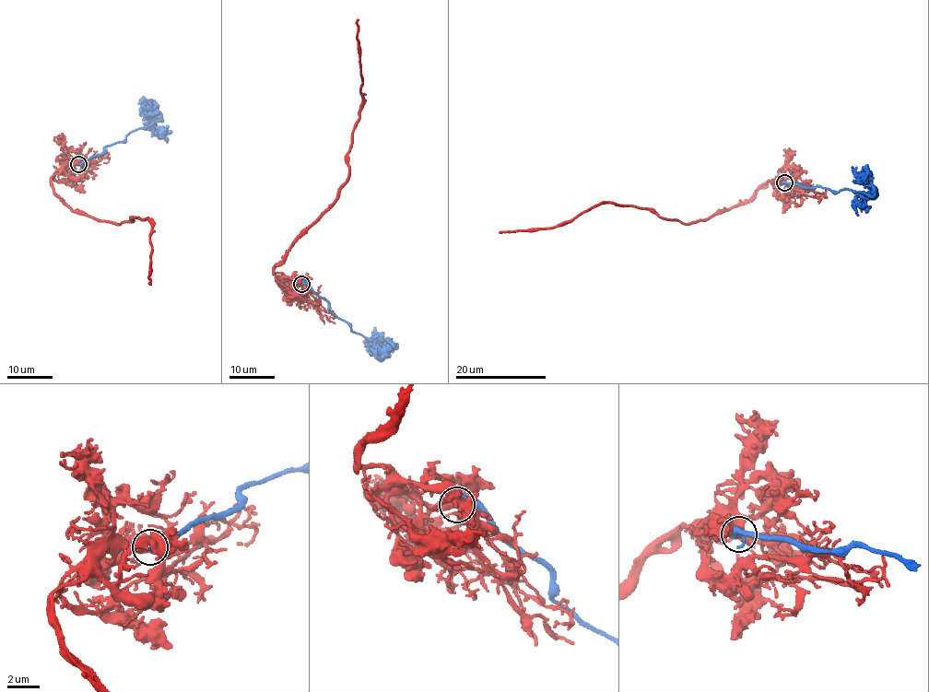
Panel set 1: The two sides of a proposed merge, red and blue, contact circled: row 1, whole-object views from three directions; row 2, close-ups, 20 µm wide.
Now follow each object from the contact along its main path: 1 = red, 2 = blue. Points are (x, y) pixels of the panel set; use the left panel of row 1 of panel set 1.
1: (79, 164), (53, 174), (52, 190), (70, 210), (115, 225), (147, 218), (151, 285)
2: (79, 164), (104, 152), (107, 146), (123, 141), (131, 131), (148, 129), (145, 118), (149, 111), (151, 100)

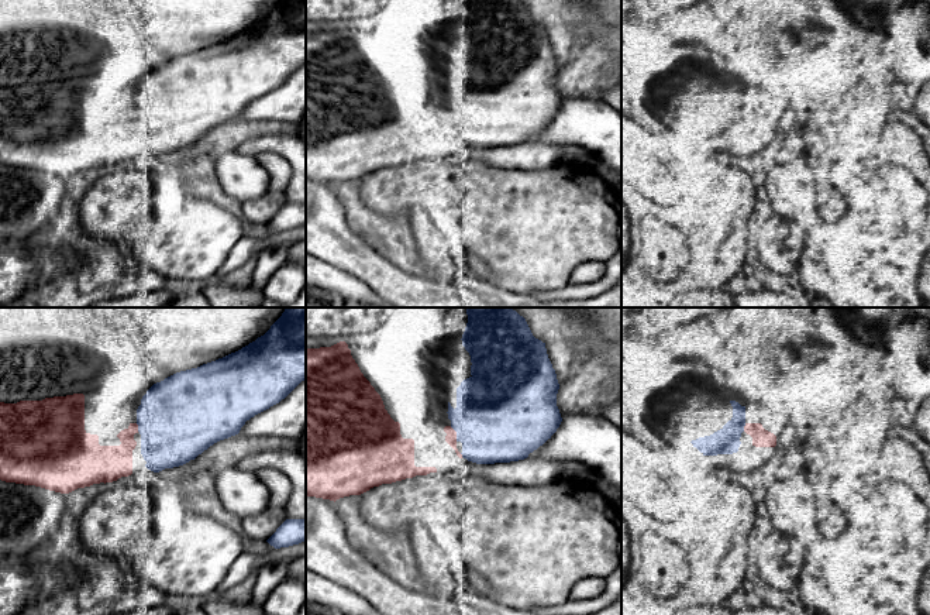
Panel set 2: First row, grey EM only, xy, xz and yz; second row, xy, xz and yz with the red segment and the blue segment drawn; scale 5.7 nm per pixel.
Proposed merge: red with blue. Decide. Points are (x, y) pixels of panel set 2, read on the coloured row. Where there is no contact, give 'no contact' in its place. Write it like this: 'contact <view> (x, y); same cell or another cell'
contact xz (455, 433); same cell

